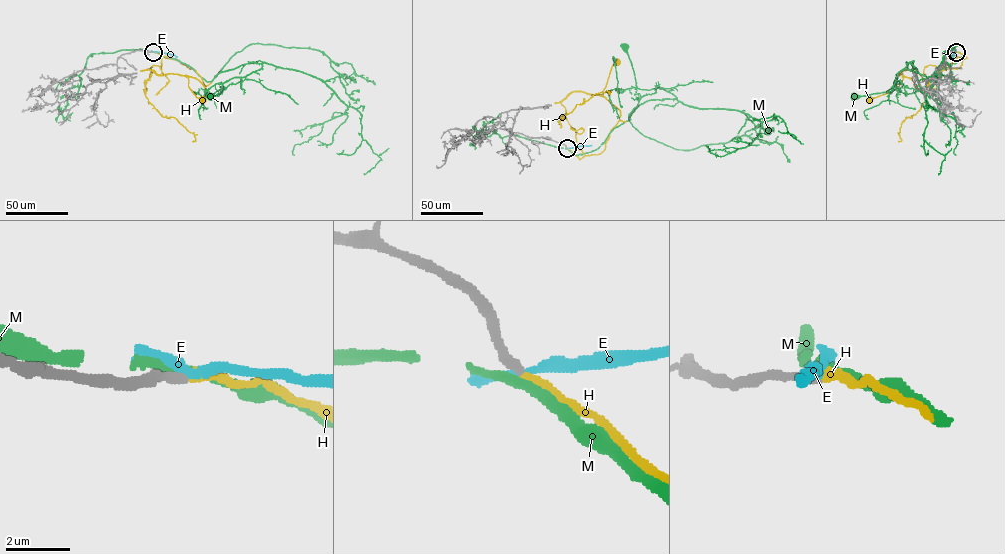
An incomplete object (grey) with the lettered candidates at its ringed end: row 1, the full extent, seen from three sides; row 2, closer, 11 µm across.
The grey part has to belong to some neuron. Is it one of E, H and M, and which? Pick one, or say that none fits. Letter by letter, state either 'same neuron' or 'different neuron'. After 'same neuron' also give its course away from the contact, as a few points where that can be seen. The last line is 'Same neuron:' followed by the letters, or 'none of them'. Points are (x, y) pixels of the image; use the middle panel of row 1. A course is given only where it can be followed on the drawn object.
E: different neuron
H: same neuron; it runs (567, 148), (584, 155), (560, 102), (572, 92), (602, 95), (617, 62)
M: different neuron
Same neuron: H

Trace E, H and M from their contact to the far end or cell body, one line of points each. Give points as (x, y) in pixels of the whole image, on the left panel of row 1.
E: (153, 52), (177, 57)
H: (153, 52), (170, 58), (162, 57), (161, 70), (152, 66), (148, 79), (147, 68), (184, 75), (202, 99)
M: (152, 52), (185, 63), (207, 81), (249, 62), (262, 65), (225, 81), (220, 92), (210, 97)

